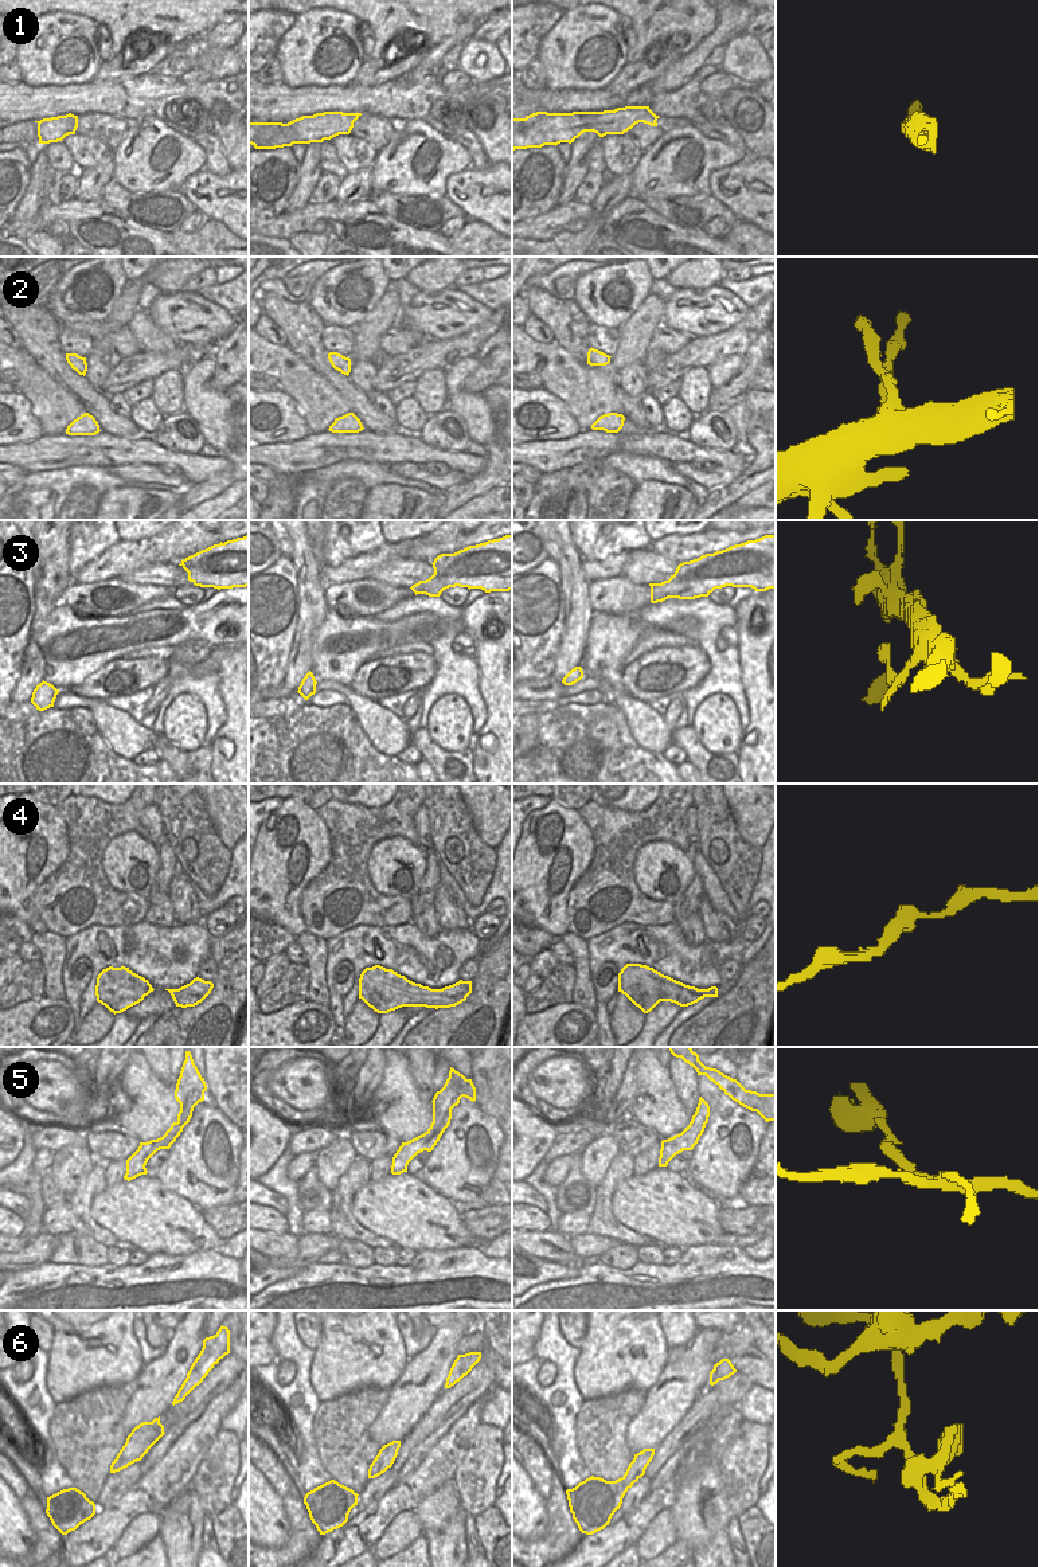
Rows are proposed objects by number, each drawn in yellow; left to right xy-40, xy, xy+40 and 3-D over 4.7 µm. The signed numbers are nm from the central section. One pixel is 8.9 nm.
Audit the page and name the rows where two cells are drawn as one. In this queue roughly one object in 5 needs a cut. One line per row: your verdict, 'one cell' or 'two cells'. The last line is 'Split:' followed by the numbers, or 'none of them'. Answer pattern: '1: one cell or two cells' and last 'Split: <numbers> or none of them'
1: one cell
2: one cell
3: one cell
4: one cell
5: two cells
6: one cell
Split: 5

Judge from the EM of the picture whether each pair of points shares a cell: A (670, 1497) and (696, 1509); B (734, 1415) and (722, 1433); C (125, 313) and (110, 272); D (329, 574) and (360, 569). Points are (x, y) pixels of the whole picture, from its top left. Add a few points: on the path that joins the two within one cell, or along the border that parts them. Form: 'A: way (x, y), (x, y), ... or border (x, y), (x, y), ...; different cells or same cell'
A: border (672, 1478), (675, 1483), (675, 1501), (670, 1508); different cells
B: way (734, 1419), (726, 1429); same cell
C: border (129, 281), (110, 312), (102, 320); different cells
D: way (338, 574), (352, 569); same cell

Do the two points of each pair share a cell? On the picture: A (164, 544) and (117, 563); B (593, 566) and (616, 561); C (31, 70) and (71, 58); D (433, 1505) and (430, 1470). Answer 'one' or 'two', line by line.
A: one
B: one
C: one
D: two

